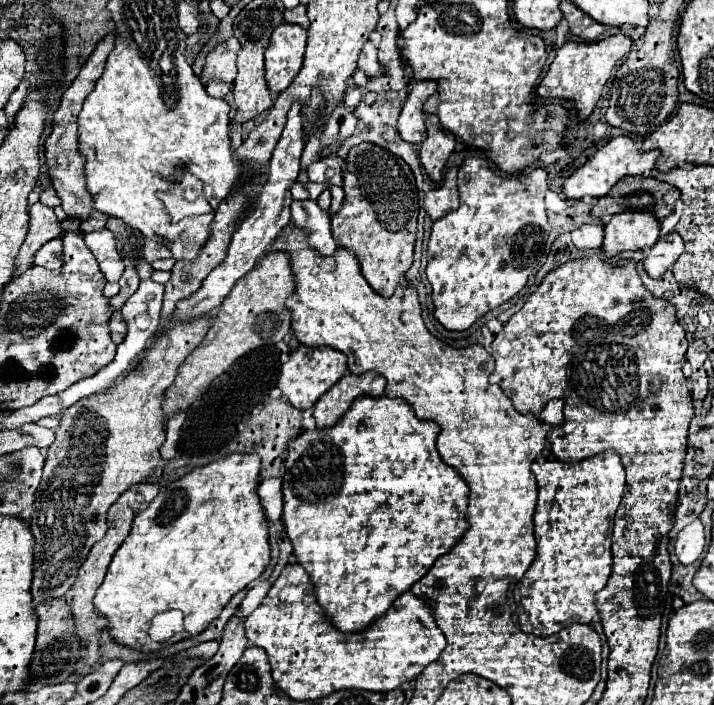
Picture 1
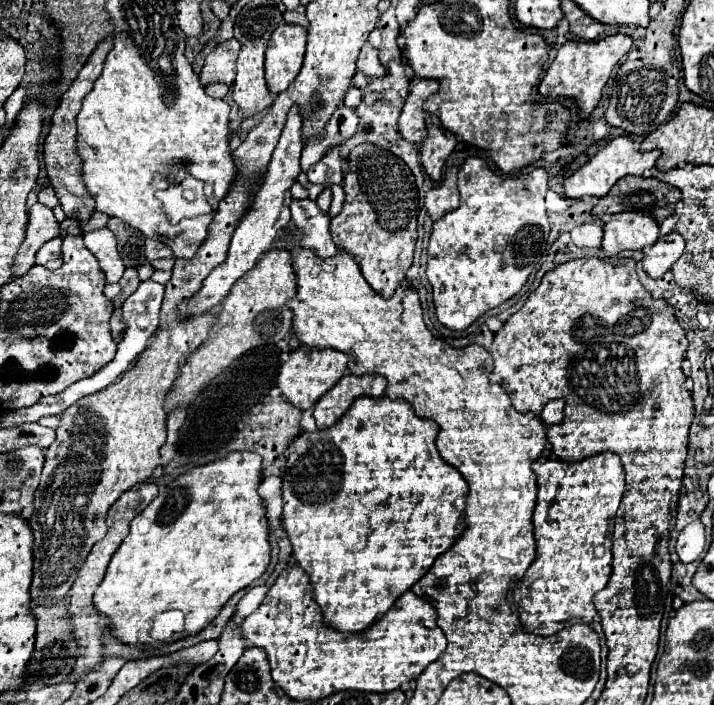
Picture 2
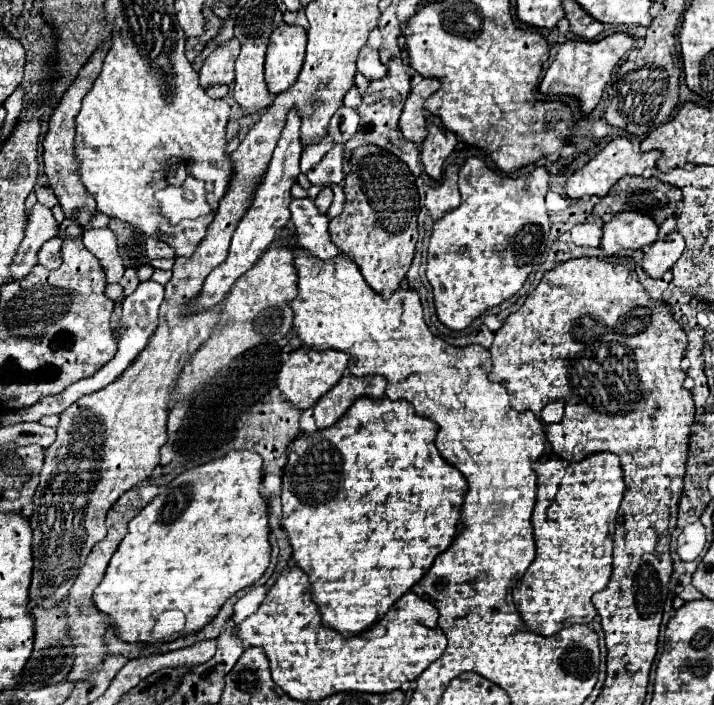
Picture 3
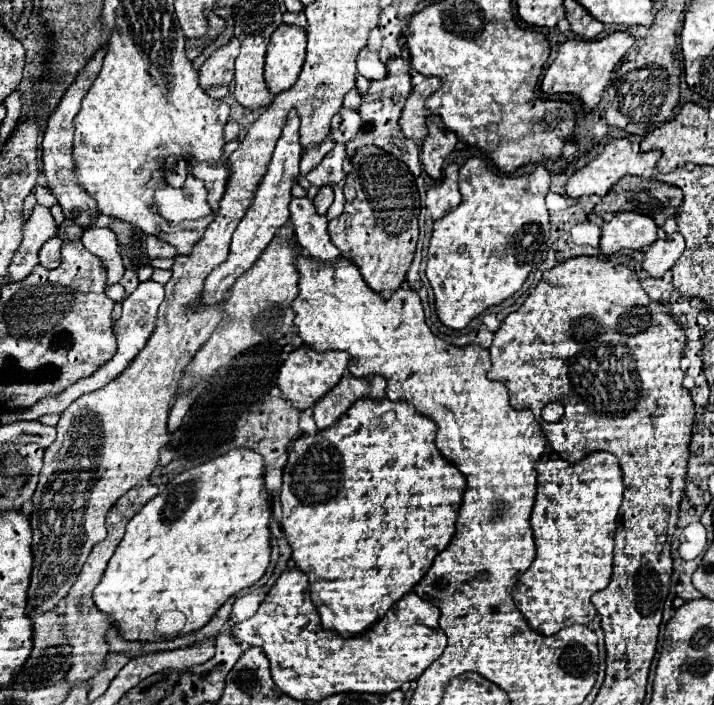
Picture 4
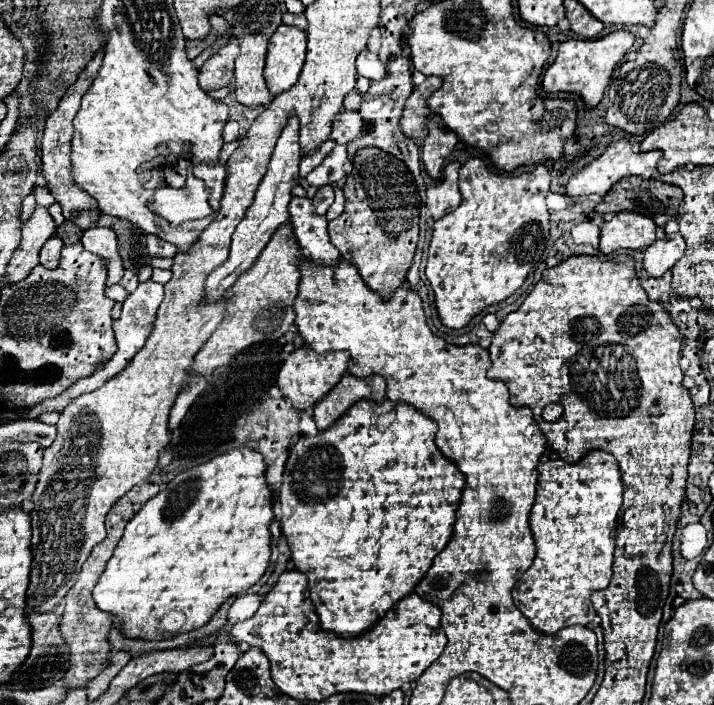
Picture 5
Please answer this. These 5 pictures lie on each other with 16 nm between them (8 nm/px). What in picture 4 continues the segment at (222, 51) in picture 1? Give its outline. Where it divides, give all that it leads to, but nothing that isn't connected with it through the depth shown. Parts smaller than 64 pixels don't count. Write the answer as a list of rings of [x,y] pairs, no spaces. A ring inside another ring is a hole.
[[[232,38],[226,46],[218,48],[200,68],[200,88],[210,90],[218,86],[228,86],[234,78],[234,60],[238,56],[238,40]]]

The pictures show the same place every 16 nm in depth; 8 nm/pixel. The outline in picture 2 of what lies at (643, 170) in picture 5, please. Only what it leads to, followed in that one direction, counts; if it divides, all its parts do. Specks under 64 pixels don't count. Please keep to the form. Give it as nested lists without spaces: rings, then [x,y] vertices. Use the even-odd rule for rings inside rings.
[[[620,136],[620,138],[614,138],[610,140],[592,160],[588,160],[580,170],[576,170],[564,184],[564,194],[568,198],[582,198],[582,196],[606,196],[608,190],[622,178],[622,176],[628,176],[628,174],[634,174],[634,176],[652,176],[652,168],[656,166],[656,160],[660,158],[660,152],[658,150],[650,150],[650,152],[638,152],[632,144],[630,138],[626,136]]]

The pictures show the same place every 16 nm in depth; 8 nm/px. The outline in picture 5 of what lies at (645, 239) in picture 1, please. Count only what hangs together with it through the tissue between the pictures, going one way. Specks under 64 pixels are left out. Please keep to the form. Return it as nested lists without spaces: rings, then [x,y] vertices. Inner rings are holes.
[[[618,212],[602,224],[600,252],[610,254],[620,248],[640,250],[656,240],[656,224],[636,212]]]

